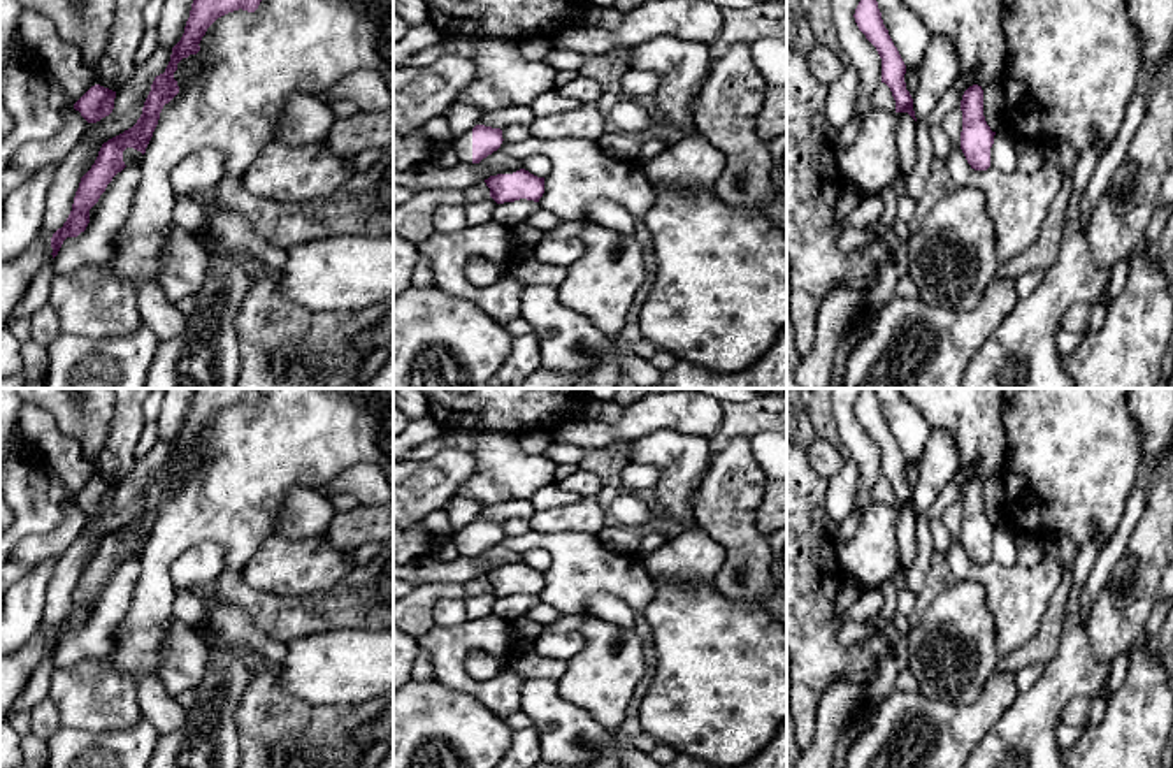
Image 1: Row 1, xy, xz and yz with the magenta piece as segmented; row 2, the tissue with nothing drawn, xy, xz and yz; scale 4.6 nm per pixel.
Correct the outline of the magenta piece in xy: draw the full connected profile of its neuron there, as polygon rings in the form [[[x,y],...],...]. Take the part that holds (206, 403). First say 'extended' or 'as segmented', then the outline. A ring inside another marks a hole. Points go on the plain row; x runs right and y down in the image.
extended | [[[195,388],[184,427],[172,441],[165,466],[155,471],[140,511],[132,522],[102,538],[95,557],[81,571],[72,605],[63,620],[54,627],[40,622],[33,636],[18,652],[0,656],[0,719],[7,717],[33,668],[58,648],[63,634],[86,624],[90,603],[98,596],[112,571],[126,561],[123,545],[133,541],[142,548],[146,547],[163,499],[179,487],[174,473],[177,457],[200,445],[202,431],[218,411],[239,402],[255,406],[260,395],[262,388]]]

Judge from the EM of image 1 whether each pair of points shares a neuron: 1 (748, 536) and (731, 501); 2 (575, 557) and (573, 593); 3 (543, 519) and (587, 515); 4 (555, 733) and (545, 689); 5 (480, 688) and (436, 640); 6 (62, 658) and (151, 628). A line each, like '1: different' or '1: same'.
1: same
2: same
3: same
4: same
5: same
6: different

